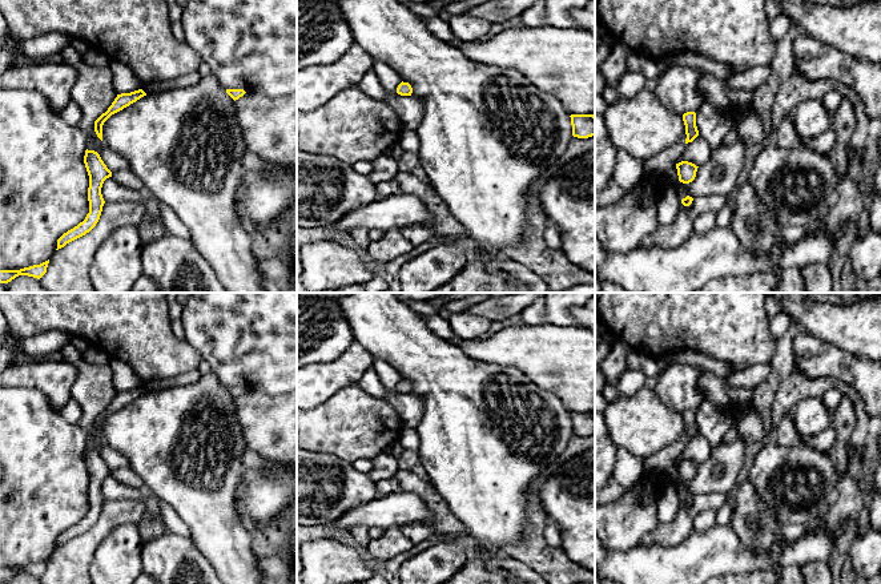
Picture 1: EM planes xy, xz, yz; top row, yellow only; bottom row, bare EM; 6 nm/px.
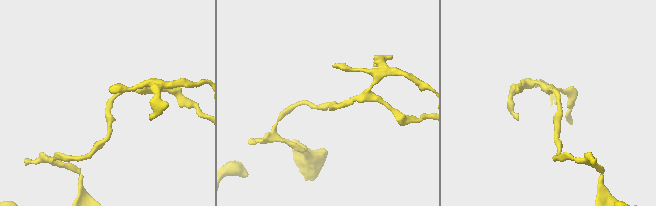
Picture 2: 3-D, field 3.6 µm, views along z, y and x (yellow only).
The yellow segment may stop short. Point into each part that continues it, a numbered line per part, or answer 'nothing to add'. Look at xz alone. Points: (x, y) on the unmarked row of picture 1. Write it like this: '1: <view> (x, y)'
nothing to add

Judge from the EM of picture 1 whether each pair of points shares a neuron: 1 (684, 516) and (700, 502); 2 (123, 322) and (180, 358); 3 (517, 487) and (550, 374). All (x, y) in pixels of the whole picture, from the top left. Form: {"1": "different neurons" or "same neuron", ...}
{"1": "same neuron", "2": "same neuron", "3": "different neurons"}

